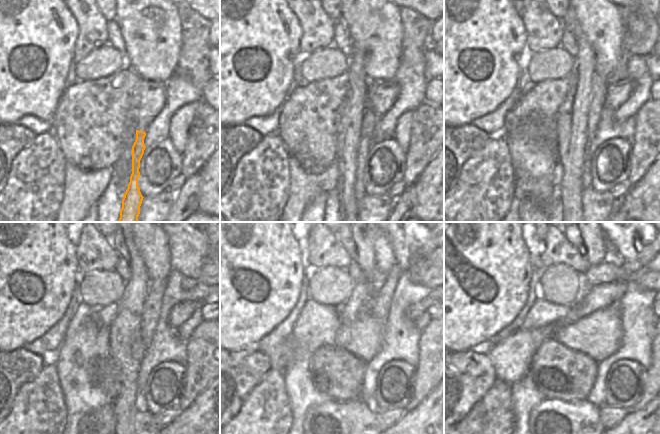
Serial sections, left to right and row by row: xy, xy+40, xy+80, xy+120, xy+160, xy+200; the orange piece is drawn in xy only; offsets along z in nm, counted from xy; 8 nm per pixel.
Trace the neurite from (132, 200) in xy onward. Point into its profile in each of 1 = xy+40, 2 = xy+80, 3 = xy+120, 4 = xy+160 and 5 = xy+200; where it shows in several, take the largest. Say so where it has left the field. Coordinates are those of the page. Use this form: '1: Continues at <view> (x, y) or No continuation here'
1: Continues at xy+40 (369, 120)
2: Continues at xy+80 (599, 84)
3: Continues at xy+120 (153, 302)
4: Continues at xy+160 (380, 300)
5: Continues at xy+200 (605, 272).

